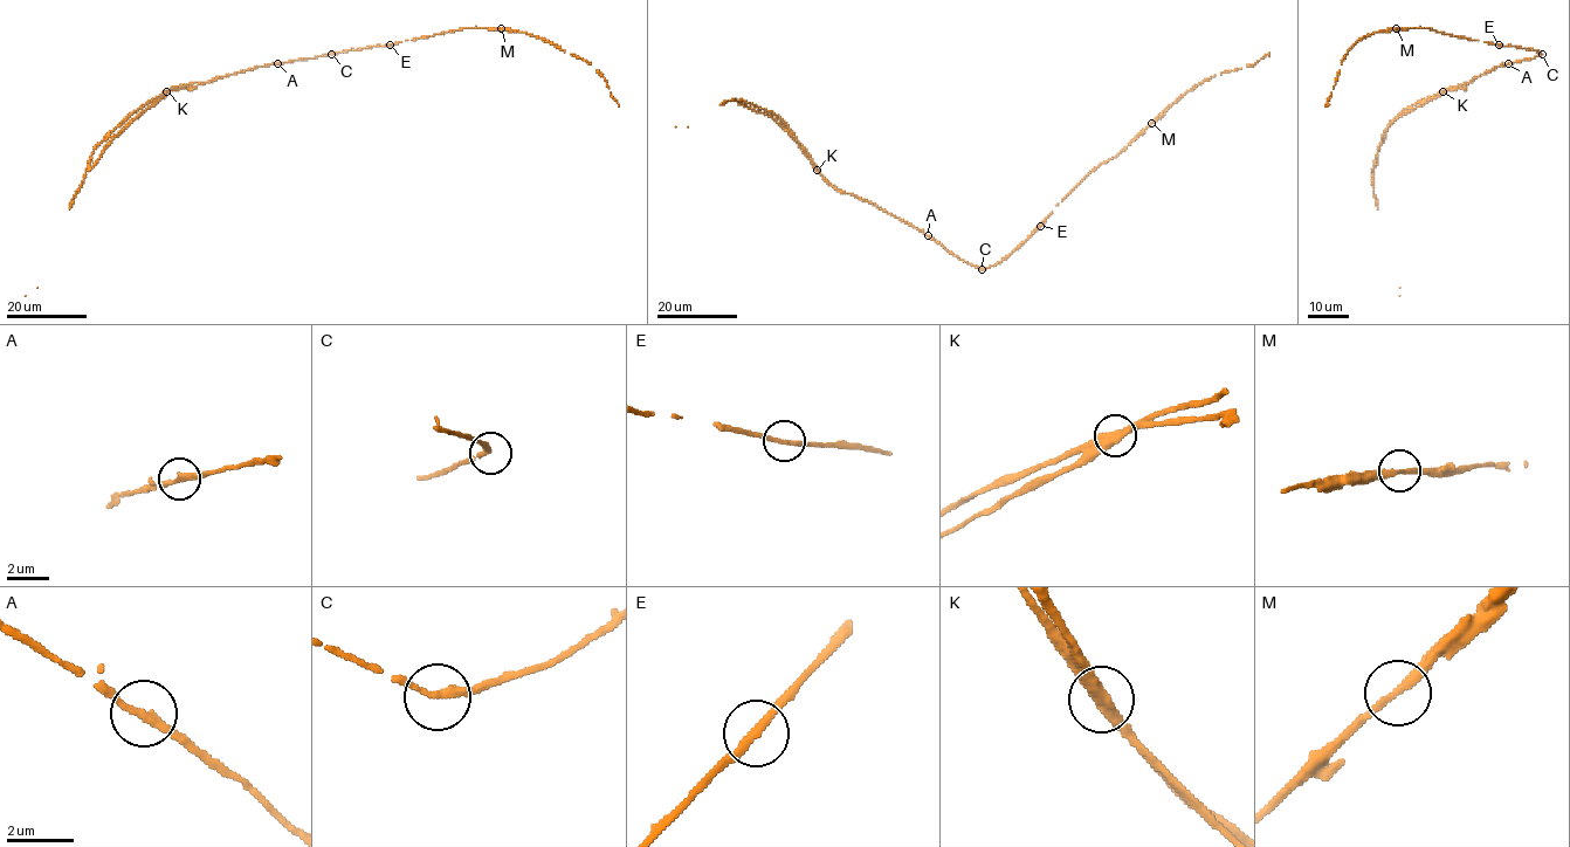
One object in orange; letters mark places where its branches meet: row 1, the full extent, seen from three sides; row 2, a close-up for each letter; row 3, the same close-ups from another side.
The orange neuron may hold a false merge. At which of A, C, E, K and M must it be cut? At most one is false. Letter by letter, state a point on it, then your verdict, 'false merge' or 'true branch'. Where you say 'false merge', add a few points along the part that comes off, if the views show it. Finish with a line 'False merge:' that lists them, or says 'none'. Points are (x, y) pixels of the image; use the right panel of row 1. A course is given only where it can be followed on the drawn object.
A: at (1508, 63); true branch
C: at (1542, 54); true branch
E: at (1499, 45); true branch
K: at (1443, 91); false merge; foreign part runs (1444, 91), (1403, 110), (1389, 124), (1372, 170), (1372, 185), (1400, 295)
M: at (1396, 28); true branch
False merge: K

